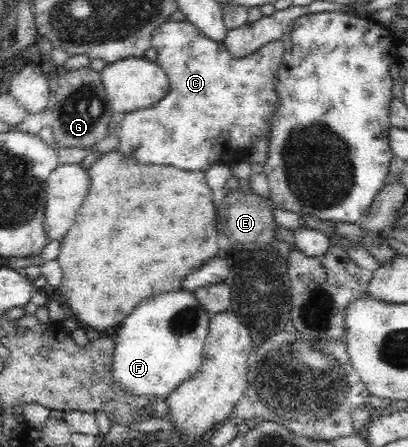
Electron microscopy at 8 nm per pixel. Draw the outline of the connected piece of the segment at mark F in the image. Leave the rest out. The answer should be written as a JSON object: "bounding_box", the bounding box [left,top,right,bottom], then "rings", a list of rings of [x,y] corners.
{"bounding_box":[111,291,209,396],"rings":[[[175,291],[158,294],[134,308],[134,312],[118,324],[114,330],[114,354],[112,355],[111,373],[118,386],[134,396],[168,396],[182,382],[190,378],[204,362],[205,338],[209,331],[207,310],[196,300],[190,291]]]}

